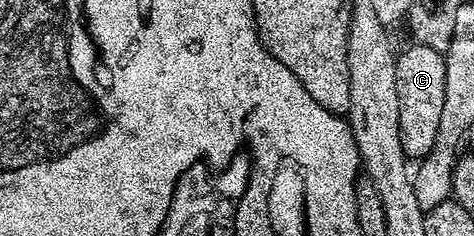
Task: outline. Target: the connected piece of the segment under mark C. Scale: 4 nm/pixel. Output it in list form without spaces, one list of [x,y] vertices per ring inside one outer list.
[[[416,44],[409,45],[408,50],[400,49],[395,59],[397,72],[397,104],[399,105],[399,135],[403,153],[411,160],[422,160],[433,148],[437,139],[438,125],[441,124],[441,108],[444,107],[446,86],[446,60],[442,53],[433,48]]]

